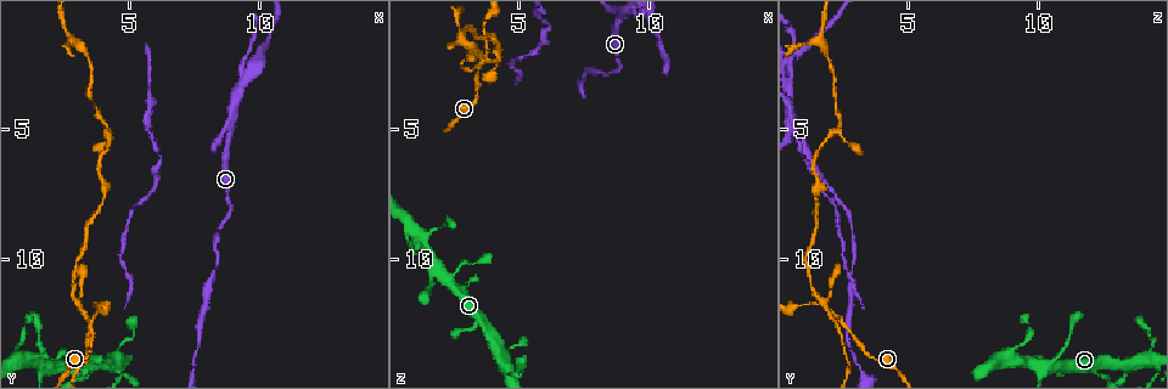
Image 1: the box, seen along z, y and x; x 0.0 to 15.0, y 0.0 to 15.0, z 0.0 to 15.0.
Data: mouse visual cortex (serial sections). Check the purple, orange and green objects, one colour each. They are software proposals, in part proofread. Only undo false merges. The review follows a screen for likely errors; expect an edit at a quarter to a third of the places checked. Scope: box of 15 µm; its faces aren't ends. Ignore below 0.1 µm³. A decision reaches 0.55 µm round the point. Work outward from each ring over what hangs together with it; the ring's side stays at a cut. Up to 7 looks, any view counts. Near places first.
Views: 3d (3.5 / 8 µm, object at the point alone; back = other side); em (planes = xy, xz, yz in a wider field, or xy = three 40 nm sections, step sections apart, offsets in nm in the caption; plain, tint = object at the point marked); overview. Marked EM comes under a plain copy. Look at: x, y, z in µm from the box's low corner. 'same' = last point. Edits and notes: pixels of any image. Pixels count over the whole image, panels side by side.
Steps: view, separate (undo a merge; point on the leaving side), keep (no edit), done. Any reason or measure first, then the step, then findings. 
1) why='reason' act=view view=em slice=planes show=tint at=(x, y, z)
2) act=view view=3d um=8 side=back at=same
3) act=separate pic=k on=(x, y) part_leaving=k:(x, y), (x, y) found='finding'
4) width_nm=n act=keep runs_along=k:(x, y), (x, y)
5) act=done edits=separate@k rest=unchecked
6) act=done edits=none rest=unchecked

why='four-way junction' act=view view=3d um=3.5 at=(1.6, 14.0, 10.6)

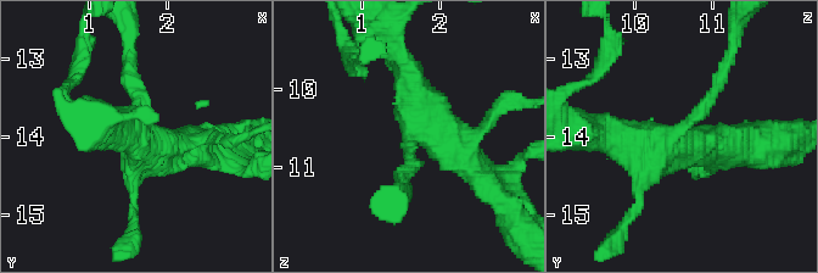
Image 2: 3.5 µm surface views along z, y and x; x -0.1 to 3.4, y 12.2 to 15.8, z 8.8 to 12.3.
why='now the EM' act=view view=em slice=xy step=2 show=tint at=(1.60, 13.95, 10.55)

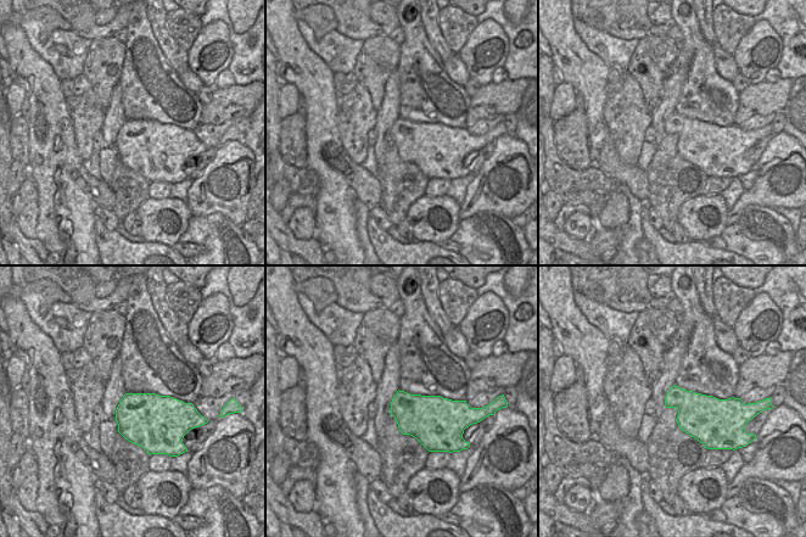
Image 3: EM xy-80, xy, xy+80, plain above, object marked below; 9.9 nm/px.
why='cut it another way' act=view view=em slice=xy step=5 show=tint at=same

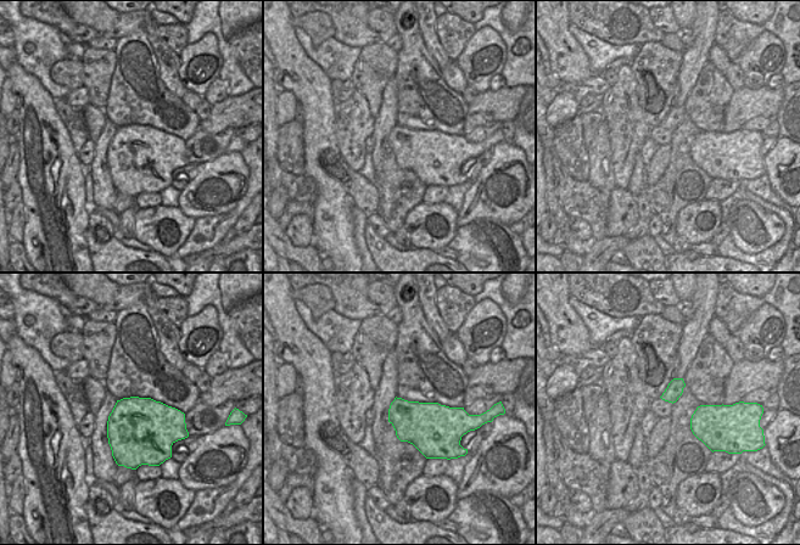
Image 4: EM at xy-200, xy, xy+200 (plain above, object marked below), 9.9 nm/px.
act=keep runs_along=2:(483, 182), (420, 112), (395, 50) found='one cell here'

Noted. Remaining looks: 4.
why='arms run side by side' act=view view=3d um=3.5 at=(3.6, 12.4, 2.5)

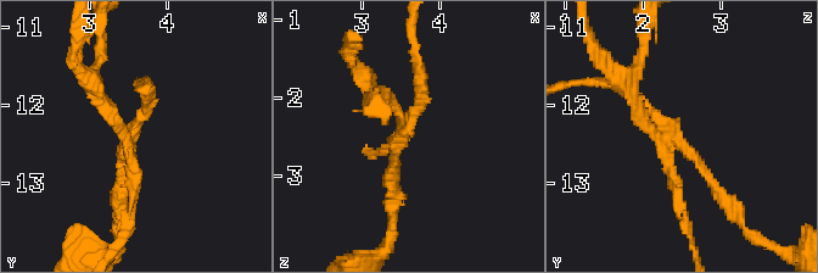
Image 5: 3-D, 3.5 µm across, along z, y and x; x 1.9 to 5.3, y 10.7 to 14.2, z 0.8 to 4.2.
arms=4 arm_widths_nm=150,150,150,200 why='need the tissue' act=view view=em slice=xy step=3 show=tint at=(3.50, 12.40, 2.35)

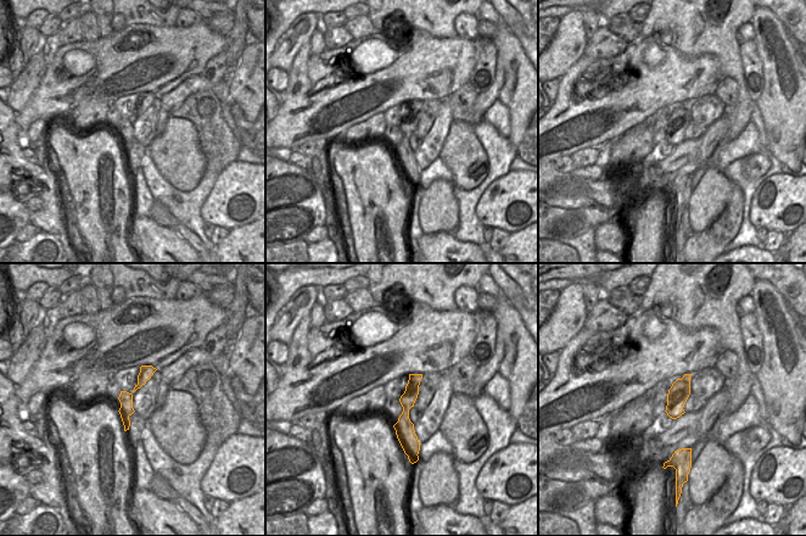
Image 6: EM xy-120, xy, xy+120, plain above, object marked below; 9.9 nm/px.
act=separate pic=5 on=(108, 107) border=6:(403, 408), (408, 409) found='a second cell is stuck on'

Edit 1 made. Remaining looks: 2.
act=done edits=separate@5 rest=unchecked

